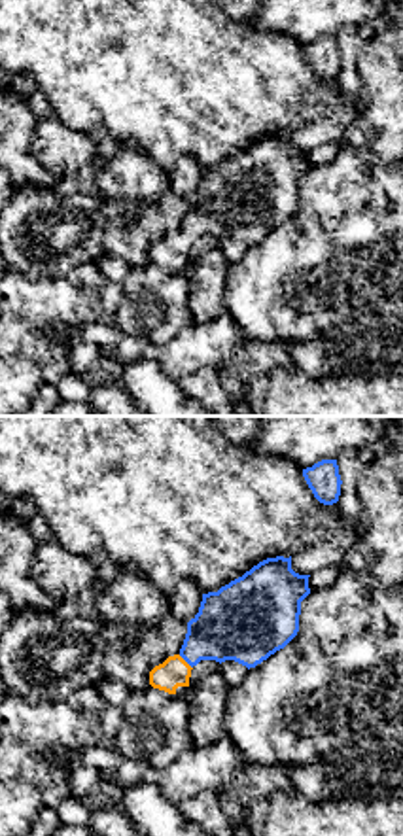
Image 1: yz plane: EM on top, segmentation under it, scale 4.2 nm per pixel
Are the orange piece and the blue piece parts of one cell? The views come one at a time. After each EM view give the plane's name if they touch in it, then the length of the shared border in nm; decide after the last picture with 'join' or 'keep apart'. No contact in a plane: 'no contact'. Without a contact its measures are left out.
contact in yz; length 90 nm

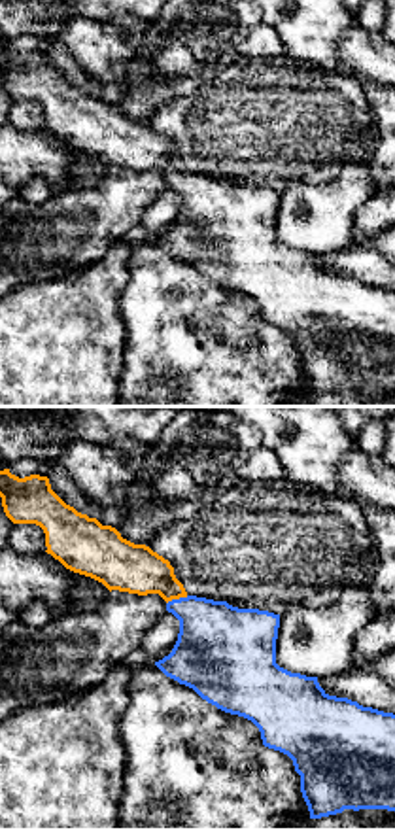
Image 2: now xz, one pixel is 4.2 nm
contact in xz; length 100 nm

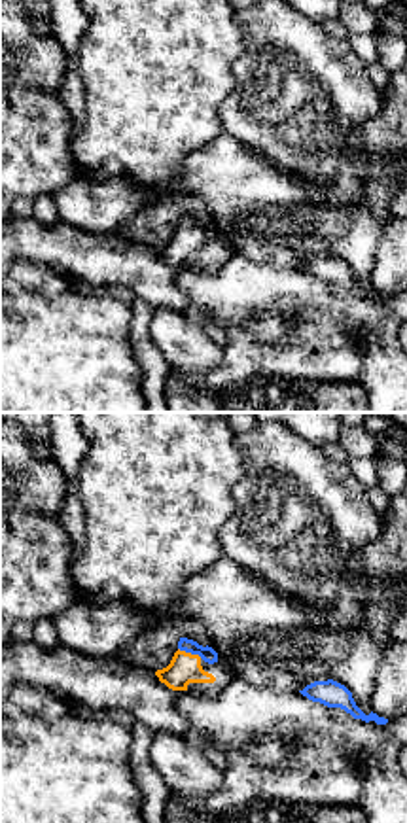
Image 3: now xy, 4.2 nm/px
contact in xy; length 110 nm

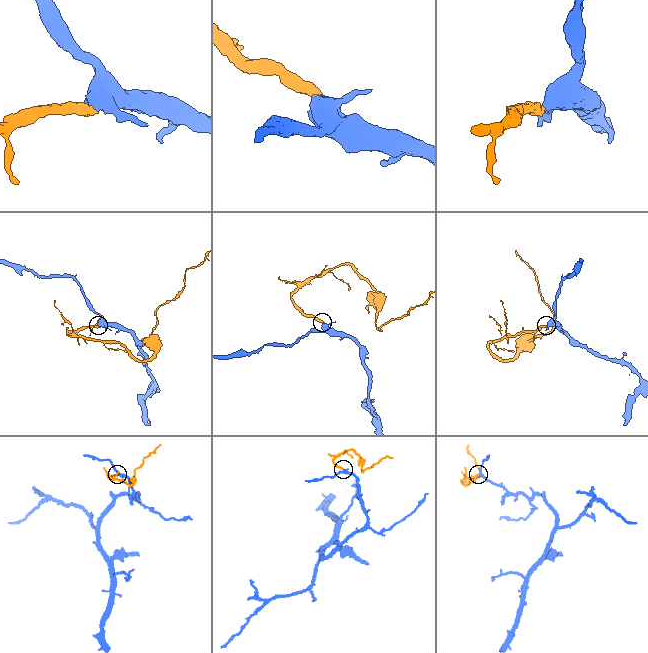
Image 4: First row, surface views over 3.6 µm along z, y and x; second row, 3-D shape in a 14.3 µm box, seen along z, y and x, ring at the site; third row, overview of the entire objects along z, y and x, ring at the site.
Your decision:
join

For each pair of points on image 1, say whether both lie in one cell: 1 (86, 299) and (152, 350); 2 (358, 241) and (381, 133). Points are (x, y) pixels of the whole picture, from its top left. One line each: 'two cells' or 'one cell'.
1: two cells
2: two cells

